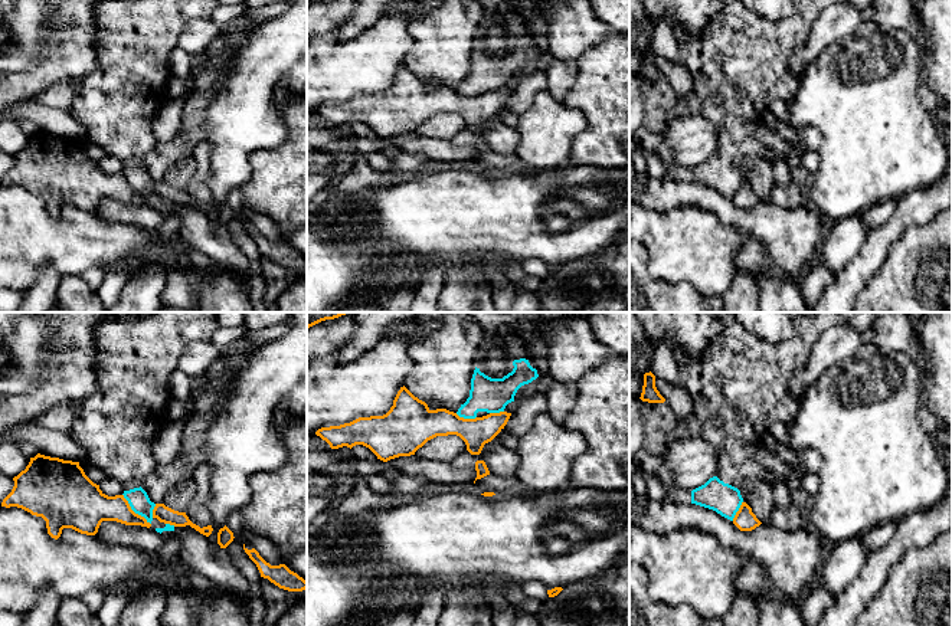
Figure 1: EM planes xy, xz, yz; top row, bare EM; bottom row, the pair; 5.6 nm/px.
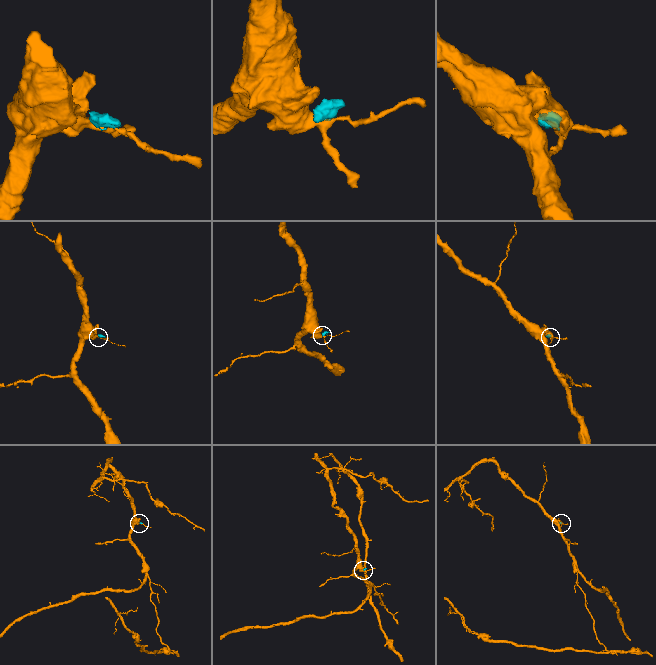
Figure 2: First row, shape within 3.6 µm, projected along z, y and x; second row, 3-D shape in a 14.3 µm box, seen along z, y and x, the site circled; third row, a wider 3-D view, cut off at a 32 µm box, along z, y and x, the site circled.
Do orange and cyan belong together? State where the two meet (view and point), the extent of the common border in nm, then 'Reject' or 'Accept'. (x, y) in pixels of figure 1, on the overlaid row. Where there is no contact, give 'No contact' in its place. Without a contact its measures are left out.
Touches orange at xy (133, 511). Shared border 240 nm. Reject

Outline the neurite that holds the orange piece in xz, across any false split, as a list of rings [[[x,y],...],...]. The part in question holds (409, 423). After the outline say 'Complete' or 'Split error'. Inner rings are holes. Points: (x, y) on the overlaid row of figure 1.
[[[403,386],[386,414],[321,427],[315,435],[331,449],[363,445],[383,462],[415,455],[428,440],[448,435],[459,436],[471,455],[480,455],[484,445],[504,429],[510,416],[511,413],[500,412],[464,419],[446,409],[431,410]]]. Complete

